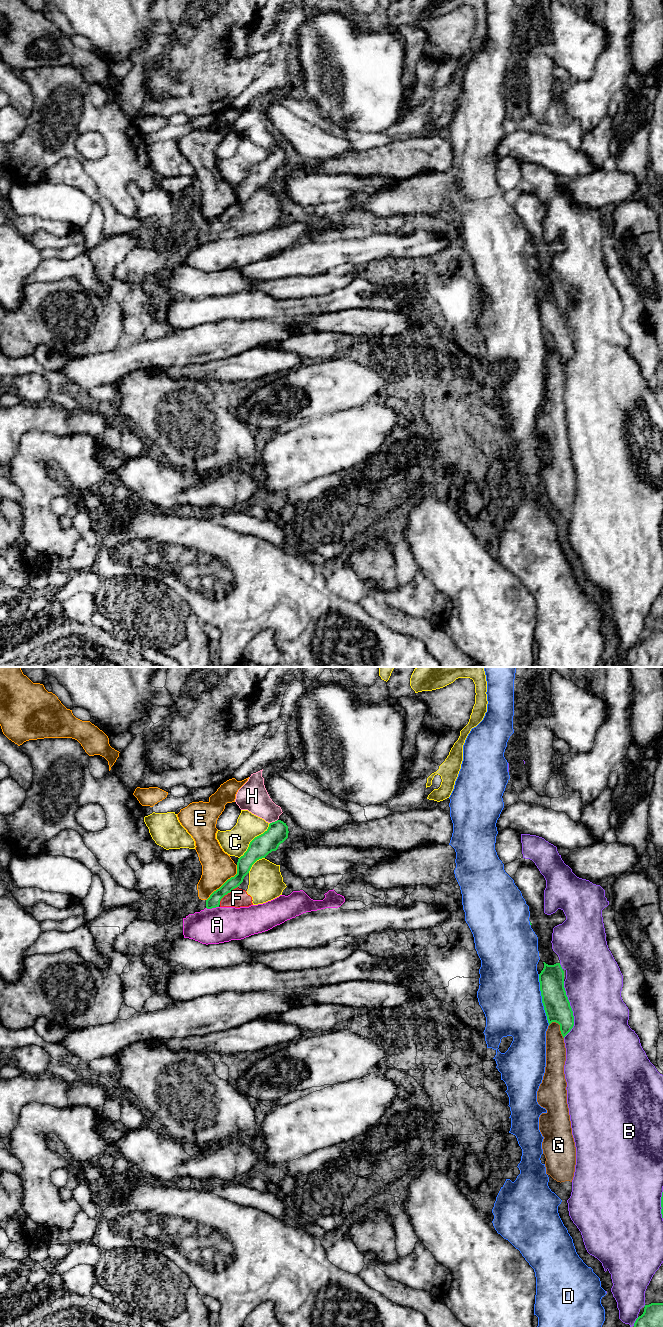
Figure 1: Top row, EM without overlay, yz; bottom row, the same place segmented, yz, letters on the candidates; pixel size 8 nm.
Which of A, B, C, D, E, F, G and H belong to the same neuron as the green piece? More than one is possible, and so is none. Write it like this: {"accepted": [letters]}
{"accepted": []}

